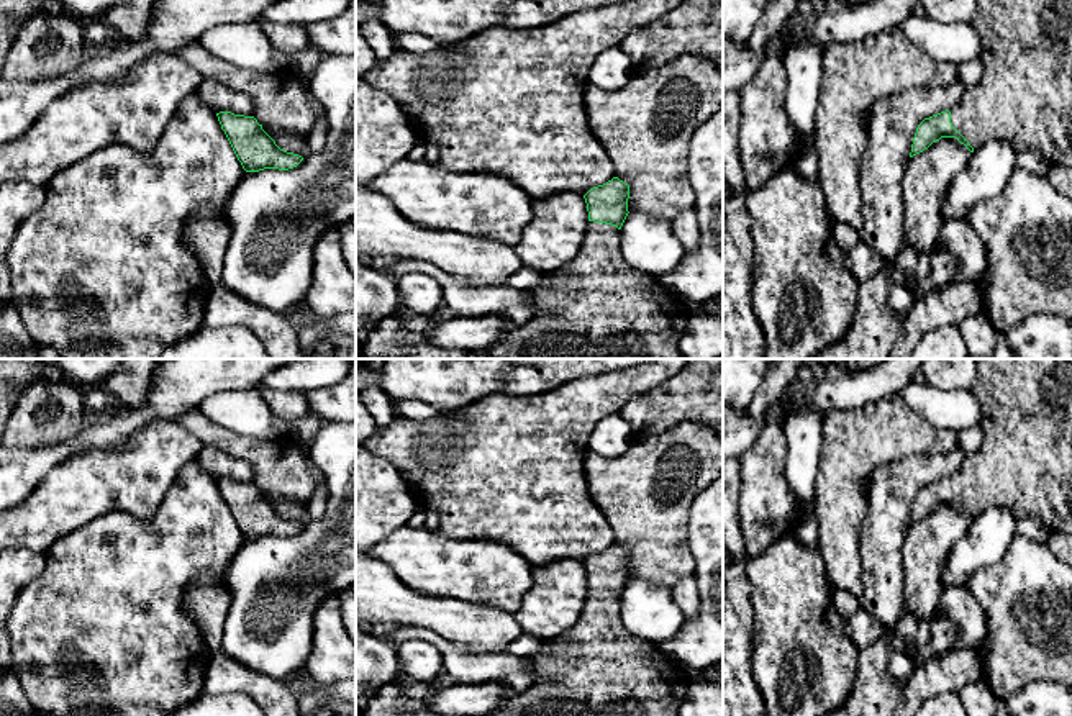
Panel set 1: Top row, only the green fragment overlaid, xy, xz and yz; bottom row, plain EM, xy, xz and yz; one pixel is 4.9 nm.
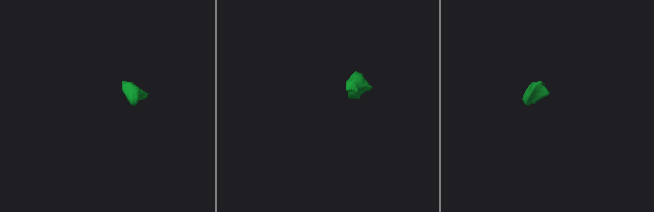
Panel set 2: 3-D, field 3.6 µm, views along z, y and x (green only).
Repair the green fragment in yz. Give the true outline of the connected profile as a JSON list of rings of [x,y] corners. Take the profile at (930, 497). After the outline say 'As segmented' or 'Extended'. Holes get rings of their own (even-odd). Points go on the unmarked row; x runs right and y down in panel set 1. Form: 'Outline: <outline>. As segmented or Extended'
Outline: [[[979,359],[972,393],[980,405],[983,442],[977,452],[965,454],[954,475],[918,492],[910,524],[941,505],[956,505],[970,519],[988,506],[1000,506],[1010,510],[1016,519],[1041,519],[1051,532],[1072,532],[1072,359]]]. Extended

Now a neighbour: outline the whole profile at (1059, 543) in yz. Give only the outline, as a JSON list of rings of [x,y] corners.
[[[1052,531],[1046,544],[1059,560],[1072,567],[1072,534],[1064,531]]]

